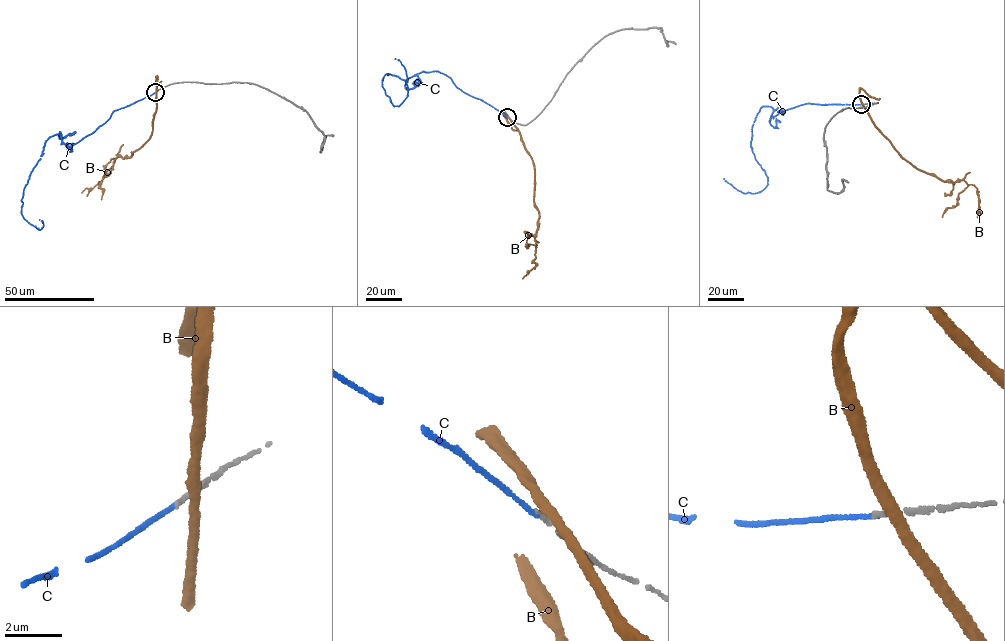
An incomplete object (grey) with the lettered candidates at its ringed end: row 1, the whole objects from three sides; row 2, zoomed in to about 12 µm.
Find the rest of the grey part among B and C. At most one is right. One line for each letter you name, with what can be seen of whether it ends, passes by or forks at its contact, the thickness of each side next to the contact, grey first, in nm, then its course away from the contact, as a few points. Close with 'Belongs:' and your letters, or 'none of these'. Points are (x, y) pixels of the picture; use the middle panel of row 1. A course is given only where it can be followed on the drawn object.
Belongs: none of these

